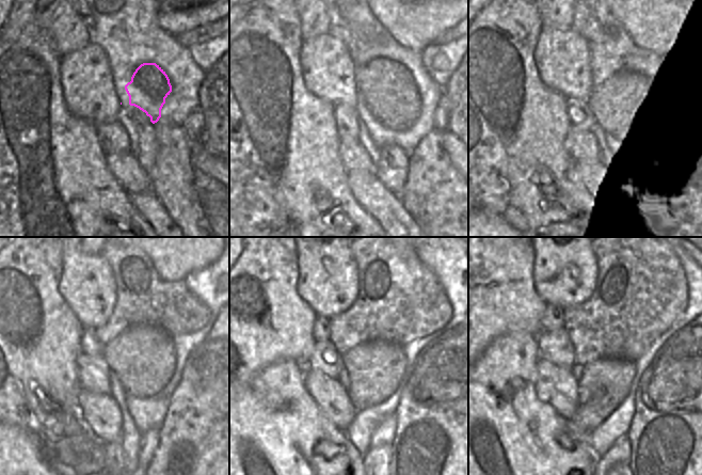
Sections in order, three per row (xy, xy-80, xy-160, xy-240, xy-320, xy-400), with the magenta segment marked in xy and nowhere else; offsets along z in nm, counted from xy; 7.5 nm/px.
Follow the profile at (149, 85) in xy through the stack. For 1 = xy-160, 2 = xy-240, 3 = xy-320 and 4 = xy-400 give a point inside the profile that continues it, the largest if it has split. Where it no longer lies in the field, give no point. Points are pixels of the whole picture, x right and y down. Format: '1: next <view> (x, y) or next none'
1: next xy-160 (626, 105)
2: next xy-240 (143, 358)
3: next xy-320 (376, 368)
4: next xy-400 (604, 384)

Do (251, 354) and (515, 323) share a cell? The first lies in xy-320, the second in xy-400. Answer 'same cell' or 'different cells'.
same cell

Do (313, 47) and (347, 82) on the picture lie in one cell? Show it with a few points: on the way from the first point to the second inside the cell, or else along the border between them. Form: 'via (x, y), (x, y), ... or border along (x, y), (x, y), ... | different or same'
via (321, 57), (325, 61), (326, 66), (337, 77) | same

